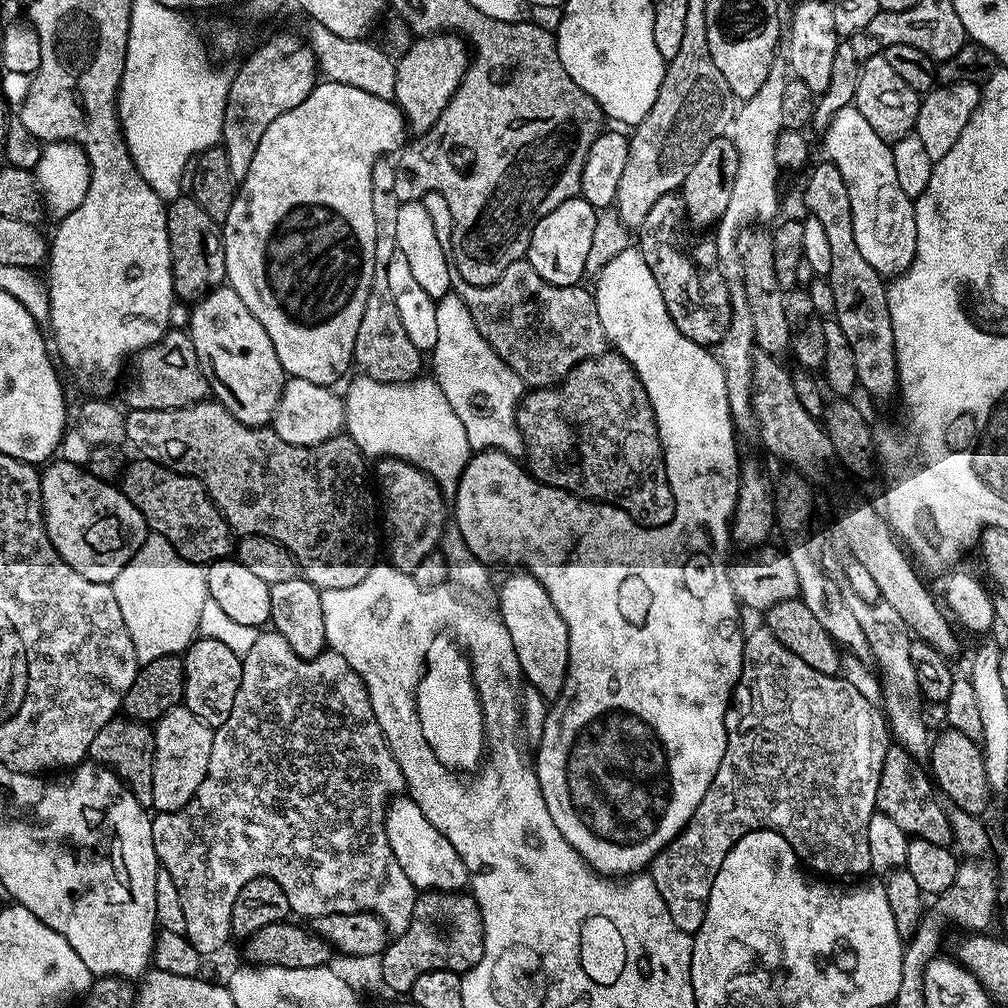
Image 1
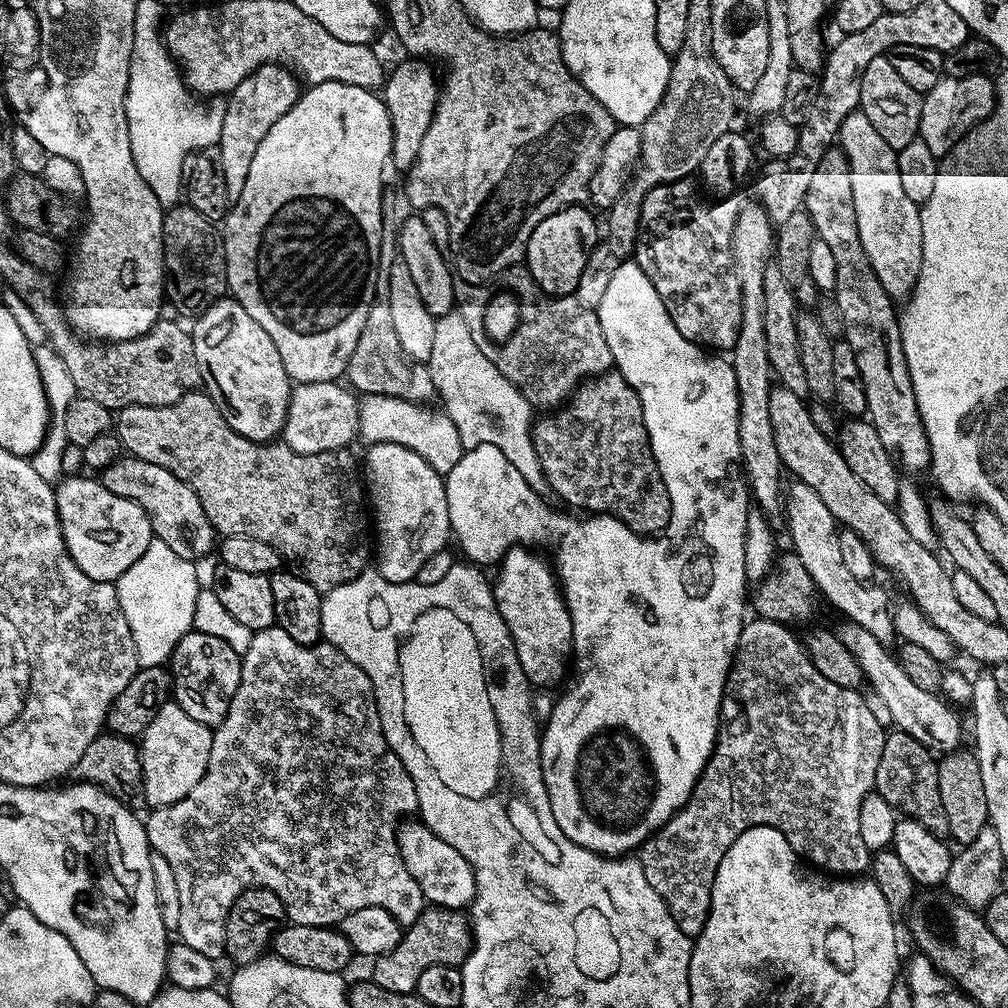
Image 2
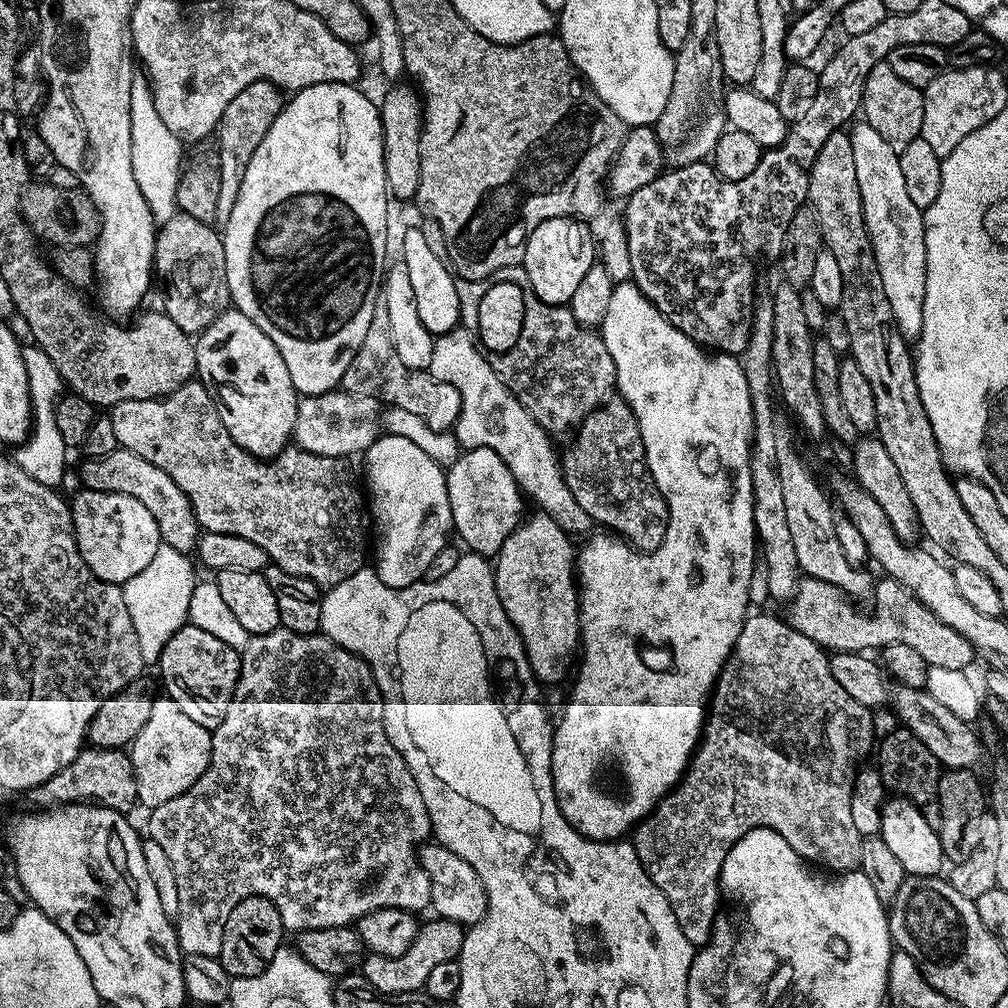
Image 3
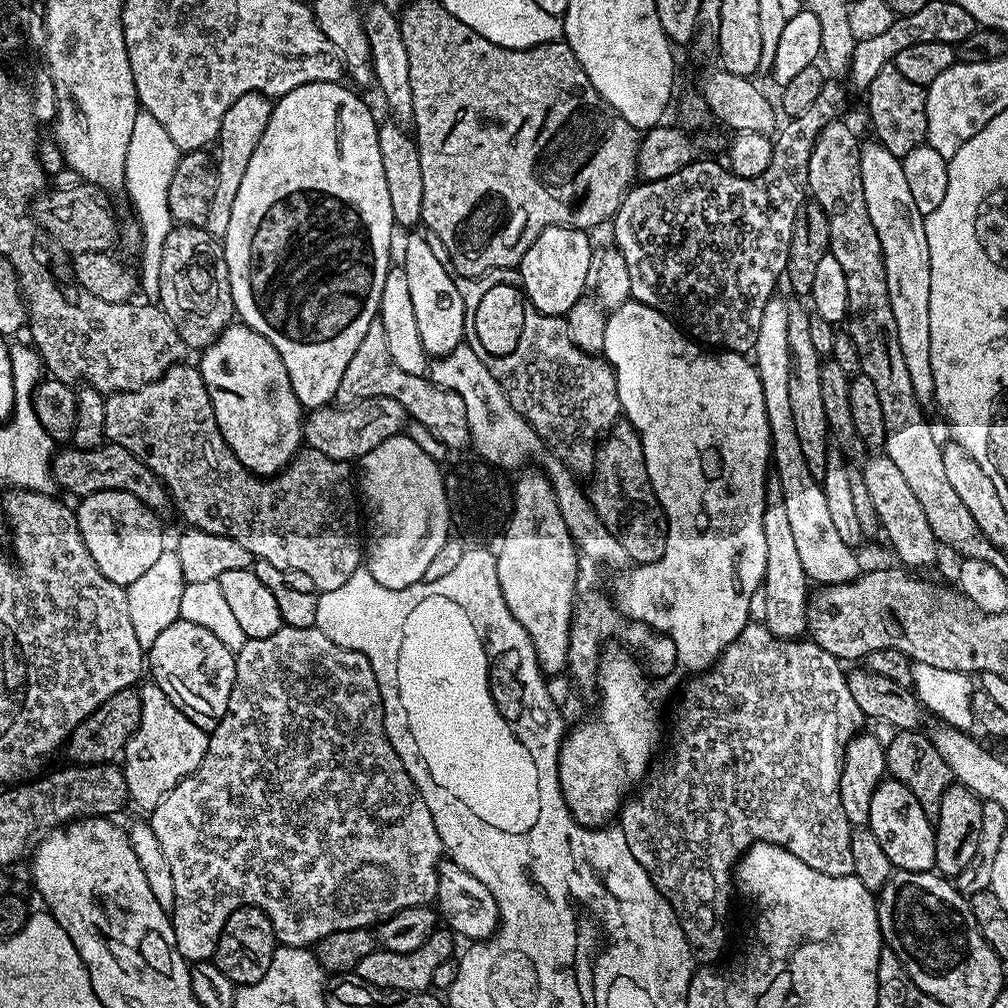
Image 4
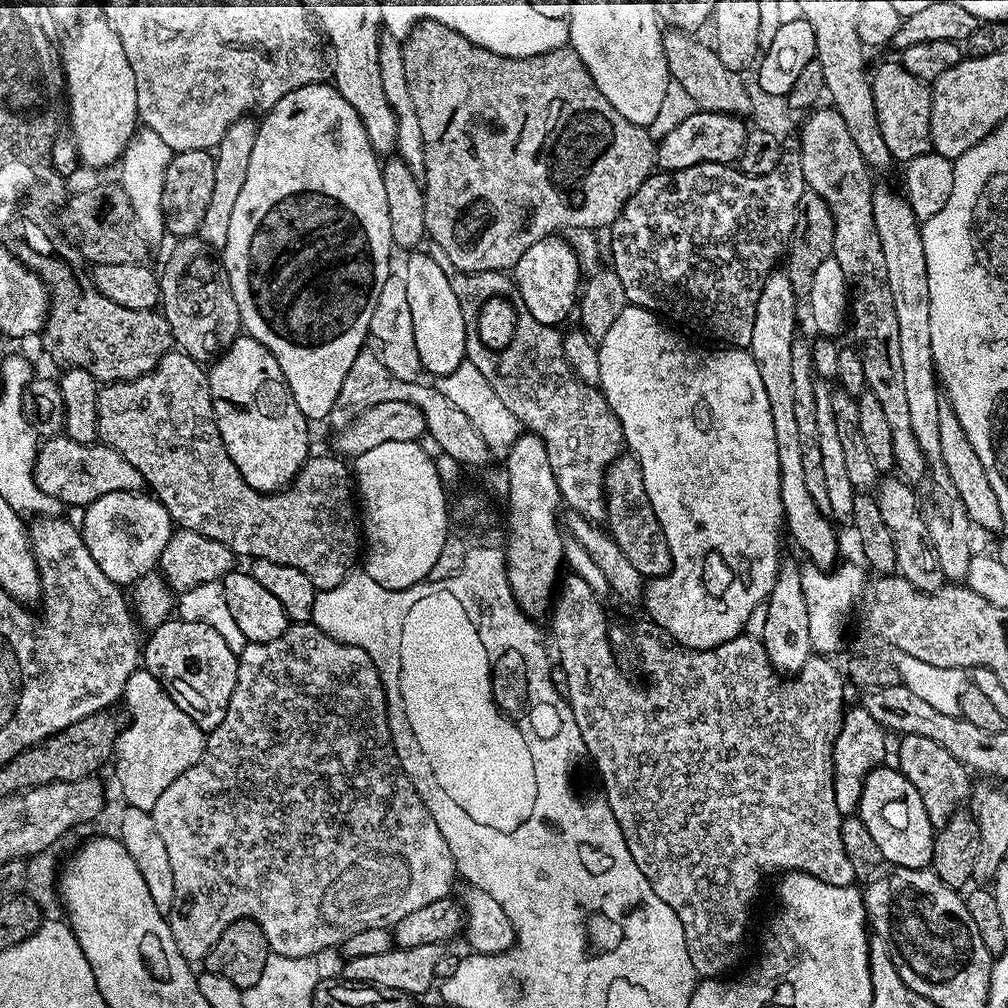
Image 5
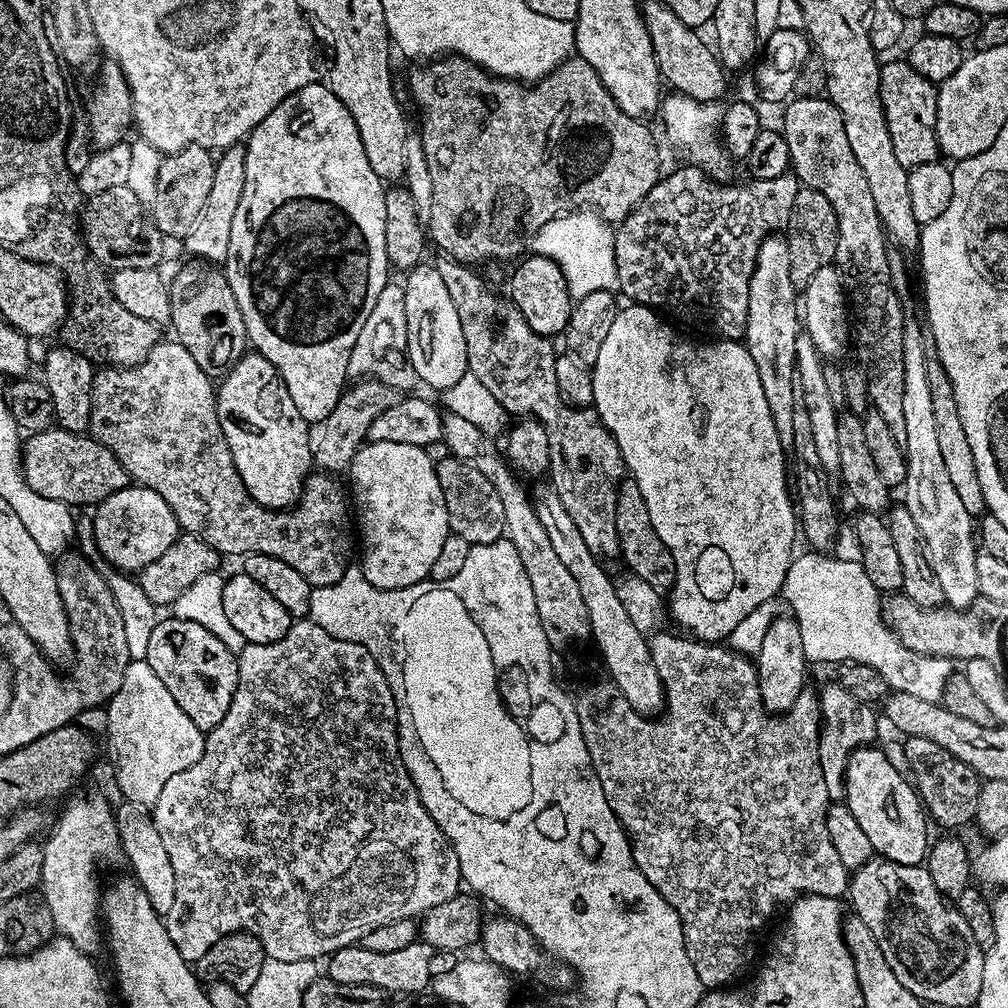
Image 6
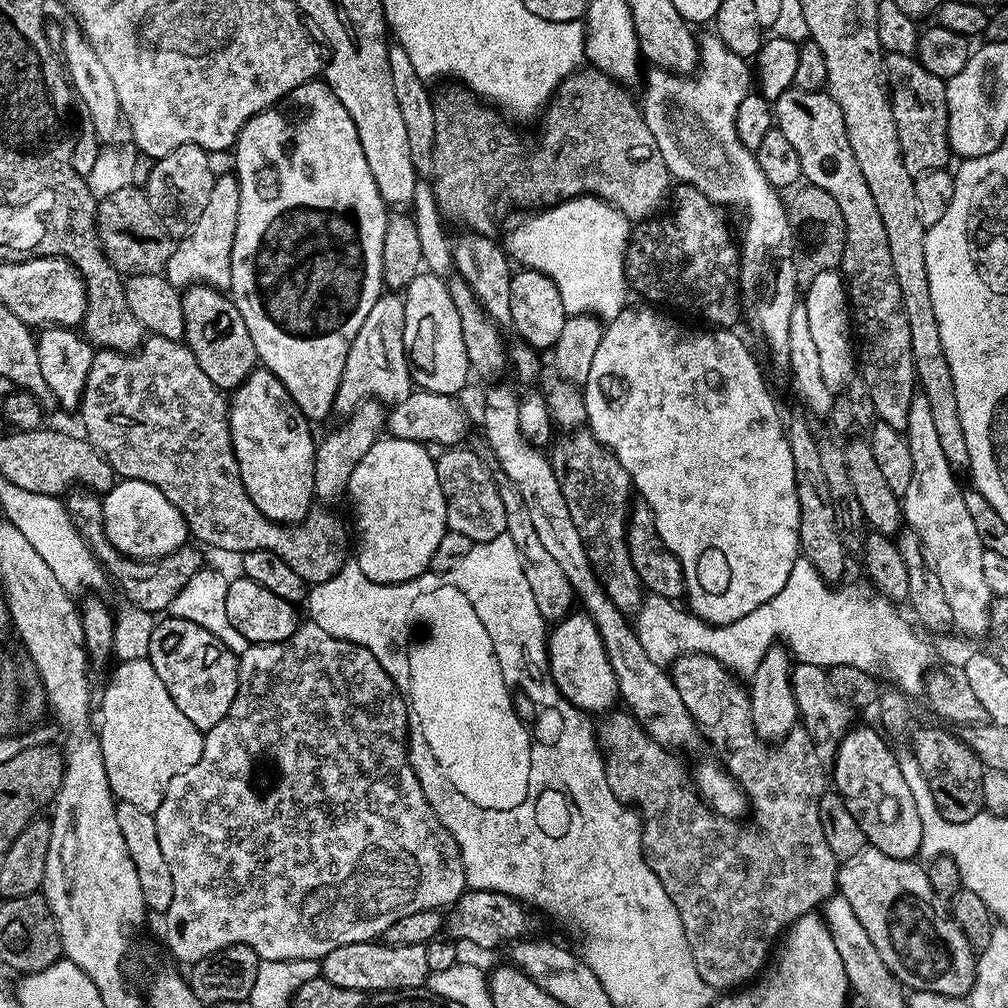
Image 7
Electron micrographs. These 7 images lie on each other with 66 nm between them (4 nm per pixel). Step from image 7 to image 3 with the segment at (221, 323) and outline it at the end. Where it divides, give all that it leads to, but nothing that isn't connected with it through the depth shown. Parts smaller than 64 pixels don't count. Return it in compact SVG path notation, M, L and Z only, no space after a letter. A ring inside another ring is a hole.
M177 210L165 224L157 227L154 272L159 283L160 280L164 283L162 311L184 332L204 332L229 307L221 233L213 225L190 218L190 214Z

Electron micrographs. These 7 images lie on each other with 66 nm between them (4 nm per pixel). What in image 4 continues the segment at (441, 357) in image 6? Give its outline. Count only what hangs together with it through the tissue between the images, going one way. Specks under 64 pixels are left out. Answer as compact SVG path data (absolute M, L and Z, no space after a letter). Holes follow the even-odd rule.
M424 234L412 236L405 242L402 267L406 270L406 282L410 285L410 302L414 305L414 319L418 322L418 338L422 340L422 346L432 358L450 354L450 350L454 350L464 340L462 294L458 294L453 274L447 273L442 263L438 262L437 255L427 246Z

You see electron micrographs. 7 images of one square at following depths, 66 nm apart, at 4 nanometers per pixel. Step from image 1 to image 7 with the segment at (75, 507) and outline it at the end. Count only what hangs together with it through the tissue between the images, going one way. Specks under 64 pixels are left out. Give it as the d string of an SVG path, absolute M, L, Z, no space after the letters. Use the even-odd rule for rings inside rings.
M121 479L112 485L109 492L103 493L102 499L104 501L104 533L108 541L122 555L130 556L134 560L158 560L189 543L188 524L182 518L182 514L172 505L170 498L166 498L162 490L150 486L150 482Z

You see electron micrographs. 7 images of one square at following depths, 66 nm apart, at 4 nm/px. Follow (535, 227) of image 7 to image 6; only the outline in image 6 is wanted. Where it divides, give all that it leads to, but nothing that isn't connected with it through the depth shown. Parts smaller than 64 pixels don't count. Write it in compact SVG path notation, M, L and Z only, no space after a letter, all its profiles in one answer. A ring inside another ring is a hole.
M581 210L565 212L546 222L532 237L530 248L535 255L548 256L559 266L568 283L568 292L579 298L611 289L616 284L615 241L614 228L609 221L591 210Z

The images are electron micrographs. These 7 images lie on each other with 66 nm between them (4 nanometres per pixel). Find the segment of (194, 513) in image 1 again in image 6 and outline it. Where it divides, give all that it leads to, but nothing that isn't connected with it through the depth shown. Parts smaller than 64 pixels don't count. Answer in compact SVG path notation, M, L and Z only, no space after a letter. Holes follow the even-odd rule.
M53 426L31 433L23 441L22 453L23 472L30 489L43 498L61 500L69 506L95 506L130 484L122 462L114 458L106 445L88 434L67 432L65 428Z

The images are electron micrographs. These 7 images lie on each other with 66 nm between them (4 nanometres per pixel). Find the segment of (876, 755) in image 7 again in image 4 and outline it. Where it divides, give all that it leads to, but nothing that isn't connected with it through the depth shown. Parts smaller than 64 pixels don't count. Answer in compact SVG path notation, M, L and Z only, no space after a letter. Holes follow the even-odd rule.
M891 778L880 781L878 790L874 790L874 799L870 802L870 818L866 827L872 831L874 838L878 838L882 850L886 850L886 858L890 858L893 869L902 872L931 872L935 869L936 830L933 821L926 818L926 810L922 810L918 798L914 798L914 794L910 794L910 790L902 782Z

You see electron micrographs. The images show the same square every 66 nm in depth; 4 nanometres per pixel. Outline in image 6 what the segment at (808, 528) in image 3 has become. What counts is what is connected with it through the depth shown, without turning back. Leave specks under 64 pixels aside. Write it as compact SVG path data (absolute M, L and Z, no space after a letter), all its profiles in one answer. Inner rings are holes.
M780 234L769 235L761 243L754 274L750 278L750 306L743 343L748 349L750 358L754 358L758 378L762 381L762 394L766 394L766 406L770 406L770 414L774 418L774 430L778 430L778 438L785 450L791 449L794 442L794 410L798 403L795 346L802 325L796 317L796 300L798 304L798 290L794 282L790 282L790 250L787 239Z

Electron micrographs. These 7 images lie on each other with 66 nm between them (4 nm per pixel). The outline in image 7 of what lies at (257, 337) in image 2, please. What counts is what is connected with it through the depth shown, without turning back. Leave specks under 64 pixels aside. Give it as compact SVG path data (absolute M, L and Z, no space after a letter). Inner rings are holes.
M257 366L240 381L240 385L231 393L226 411L234 454L238 458L242 486L246 486L246 494L250 494L250 502L254 502L254 506L258 506L258 510L262 510L266 518L279 524L298 524L305 520L314 507L316 495L314 462L316 461L317 441L312 440L313 425L298 410L286 386L282 386L282 382L271 370Z

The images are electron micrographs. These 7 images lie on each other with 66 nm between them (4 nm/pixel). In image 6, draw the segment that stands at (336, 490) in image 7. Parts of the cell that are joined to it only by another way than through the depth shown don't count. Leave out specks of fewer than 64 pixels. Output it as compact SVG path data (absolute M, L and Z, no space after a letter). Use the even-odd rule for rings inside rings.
M360 378L353 384L356 384L353 388L352 385L345 387L344 391L340 393L338 406L334 406L334 410L330 410L330 414L326 418L308 426L312 462L321 472L347 473L348 467L352 465L354 454L360 449L360 445L368 440L370 422L374 422L374 418L378 418L378 414L390 410L390 406L394 406L402 399L400 391L386 386L381 380Z

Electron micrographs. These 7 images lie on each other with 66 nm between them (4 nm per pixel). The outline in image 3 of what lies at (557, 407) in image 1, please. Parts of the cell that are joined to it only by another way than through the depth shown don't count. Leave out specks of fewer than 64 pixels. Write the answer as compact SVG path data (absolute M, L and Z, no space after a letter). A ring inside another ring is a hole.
M622 398L609 399L607 404L601 404L599 408L595 408L592 413L575 429L574 437L576 441L569 446L565 452L559 457L560 469L564 472L564 481L566 486L570 488L570 494L574 494L575 500L578 501L578 506L582 506L582 510L586 510L589 521L600 524L605 524L605 529L611 530L617 537L623 538L627 543L631 544L637 552L653 552L658 550L658 546L662 546L664 535L668 529L668 501L665 493L660 493L660 488L656 485L656 480L652 477L652 472L648 469L648 456L644 453L646 441L640 433L640 423L636 420L636 415L632 413L632 407Z

